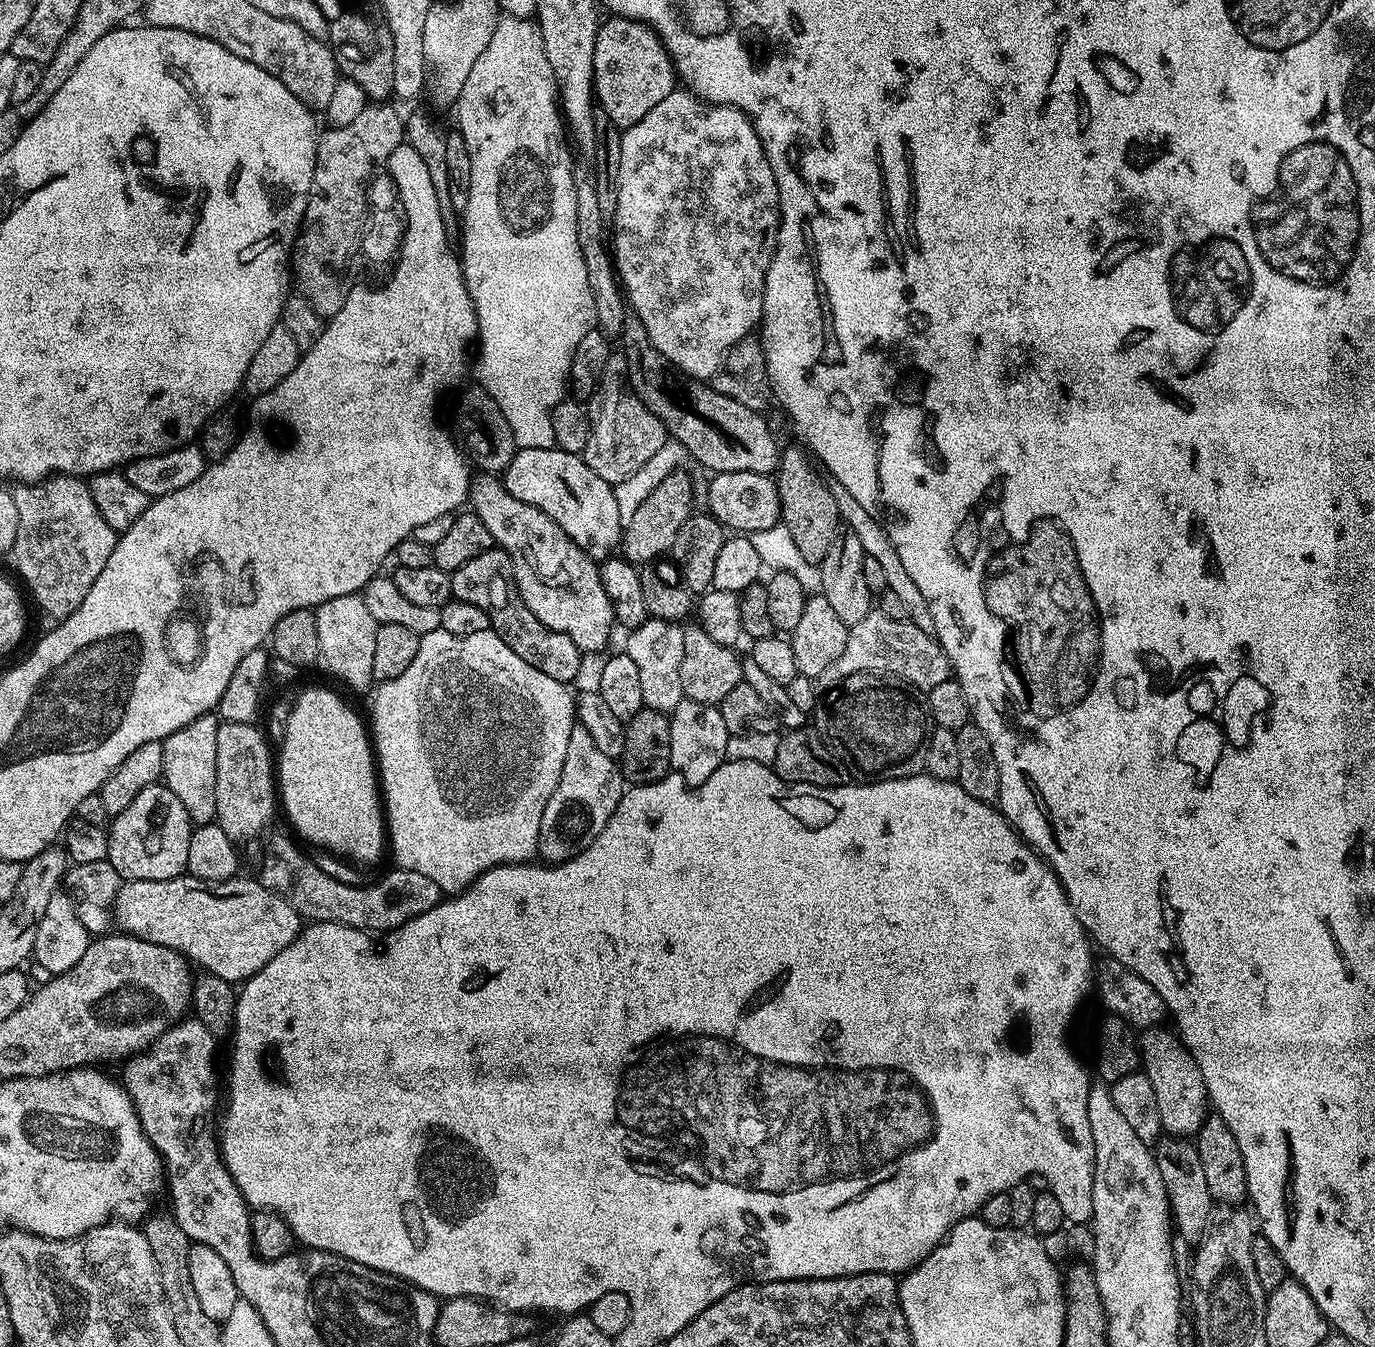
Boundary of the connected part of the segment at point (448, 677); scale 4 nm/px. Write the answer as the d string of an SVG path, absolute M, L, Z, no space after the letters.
M439 628L430 634L422 636L418 646L418 654L414 654L414 662L410 662L410 666L406 666L406 670L402 670L402 674L398 674L398 678L377 683L374 688L376 697L372 700L370 736L374 741L374 756L378 761L378 780L382 785L382 804L386 809L386 836L390 841L390 856L392 852L393 858L396 859L394 861L395 867L414 870L414 874L423 874L425 878L430 878L430 882L434 882L434 886L440 888L441 893L455 894L463 892L464 889L470 887L486 870L497 868L503 864L529 863L539 853L538 838L542 830L542 810L546 810L546 802L550 802L550 794L554 794L554 790L558 786L558 778L562 778L562 762L566 762L566 746L570 743L570 730L577 727L578 724L576 719L576 701L574 692L571 692L572 690L569 685L550 678L550 674L542 674L542 670L534 670L534 666L530 666L530 662L524 661L523 658L518 658L518 654L514 654L514 650L510 650L510 646L506 646L506 642L502 642L502 638L497 632L489 630L482 634L455 636L454 634L446 634L446 630Z

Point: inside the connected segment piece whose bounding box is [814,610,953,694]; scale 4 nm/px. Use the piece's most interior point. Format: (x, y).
(882, 646)

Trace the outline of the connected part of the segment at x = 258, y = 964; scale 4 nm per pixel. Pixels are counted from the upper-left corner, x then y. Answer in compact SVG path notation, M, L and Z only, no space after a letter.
M187 874L162 882L121 883L114 924L121 933L166 946L193 965L201 964L203 971L229 982L243 982L258 974L274 954L282 954L302 931L302 917L286 898L274 894L259 879L247 880L244 874L211 887Z

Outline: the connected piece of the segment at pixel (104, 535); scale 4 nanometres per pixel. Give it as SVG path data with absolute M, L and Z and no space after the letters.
M53 474L39 482L20 482L11 489L14 507L18 510L18 534L14 538L11 559L16 559L16 568L22 579L28 583L34 599L40 603L40 612L49 612L57 618L70 615L78 606L82 606L82 598L90 594L90 586L94 586L94 578L102 574L102 566L106 566L106 558L116 545L118 534L98 514L98 506L94 506L94 498L90 498L87 483L78 476Z

